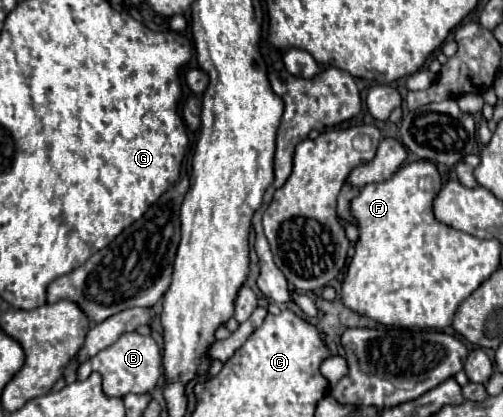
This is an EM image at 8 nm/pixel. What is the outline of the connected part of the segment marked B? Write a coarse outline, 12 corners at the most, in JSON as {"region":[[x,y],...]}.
{"region":[[124,333],[90,359],[106,397],[148,393],[162,375],[152,337]]}

